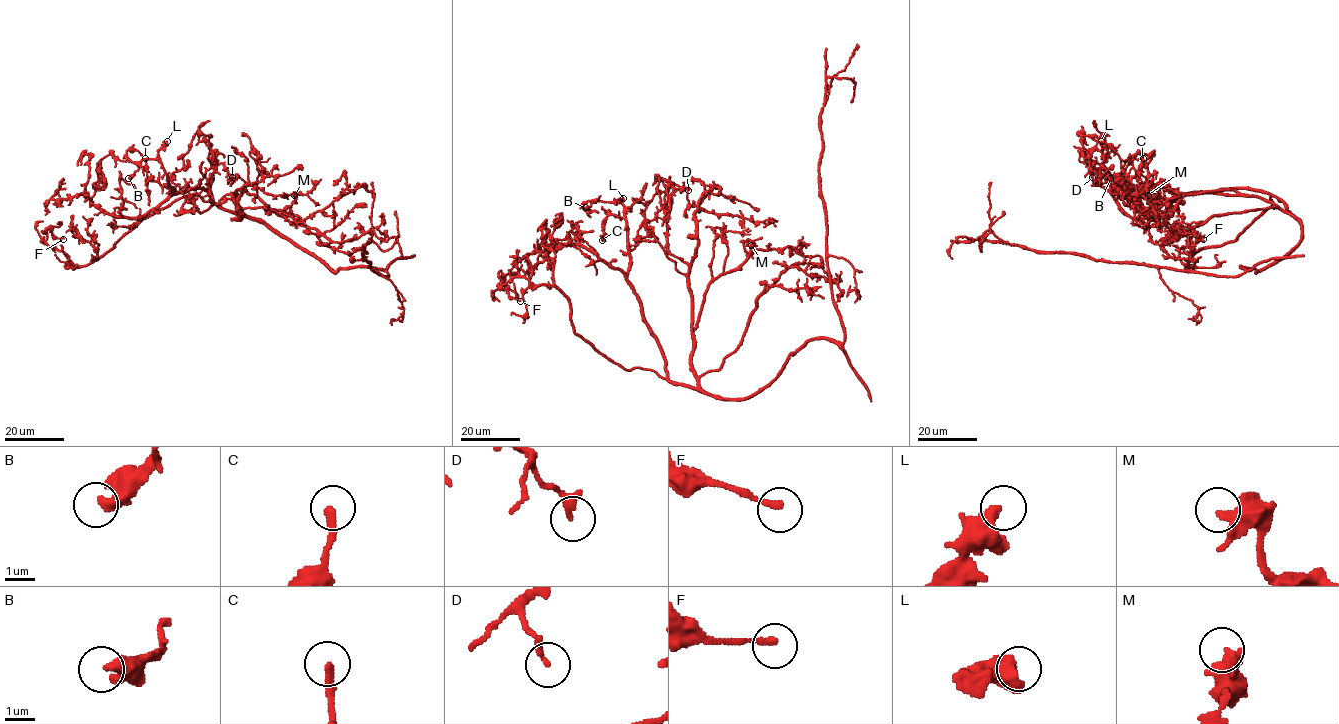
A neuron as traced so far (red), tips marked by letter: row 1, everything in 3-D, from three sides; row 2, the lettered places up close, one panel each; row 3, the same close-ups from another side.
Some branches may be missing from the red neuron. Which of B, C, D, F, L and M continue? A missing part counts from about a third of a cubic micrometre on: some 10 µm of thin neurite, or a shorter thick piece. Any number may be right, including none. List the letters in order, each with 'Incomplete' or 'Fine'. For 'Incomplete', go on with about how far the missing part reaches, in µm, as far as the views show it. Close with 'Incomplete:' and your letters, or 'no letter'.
B: Fine
C: Fine
D: Fine
F: Fine
L: Fine
M: Fine
Incomplete: no letter

